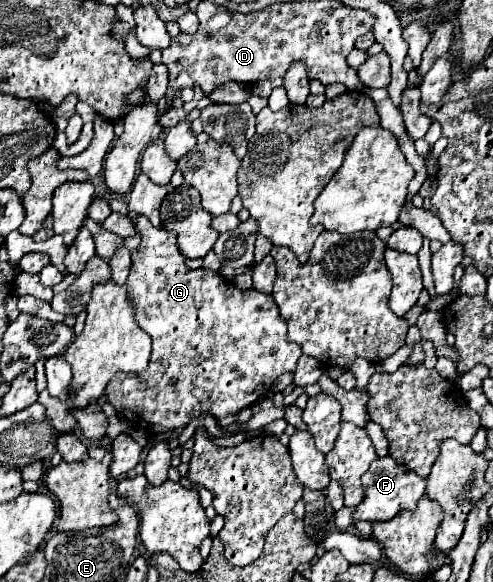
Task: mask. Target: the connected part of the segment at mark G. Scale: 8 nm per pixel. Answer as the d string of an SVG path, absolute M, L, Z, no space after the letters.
M145 216L135 218L135 228L141 234L141 244L131 252L133 264L125 282L127 302L133 308L135 322L153 338L153 352L143 372L117 372L117 376L109 380L105 394L119 416L139 422L141 428L155 434L171 428L183 430L183 426L201 412L211 412L221 420L221 426L231 426L245 406L259 400L259 388L263 396L283 372L295 370L301 348L287 340L285 320L279 318L279 308L271 294L261 294L253 288L239 290L231 280L207 268L189 270L185 256L177 252L177 234L155 228Z

